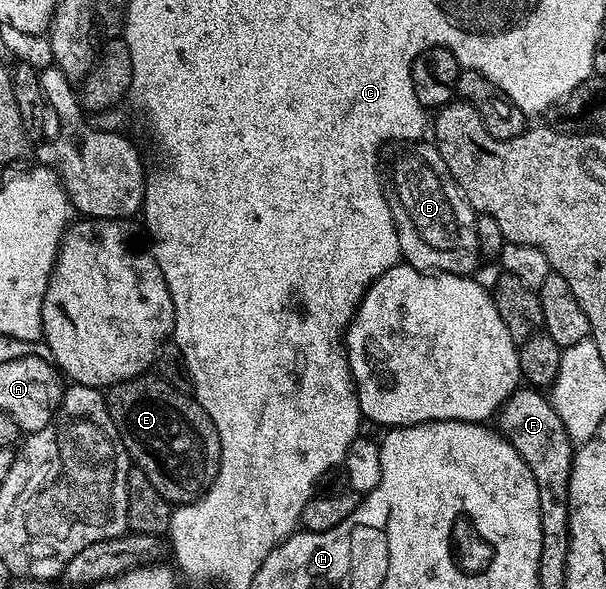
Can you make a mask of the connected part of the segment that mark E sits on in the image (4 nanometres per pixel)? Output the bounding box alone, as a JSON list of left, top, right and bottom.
[105,374,220,505]

